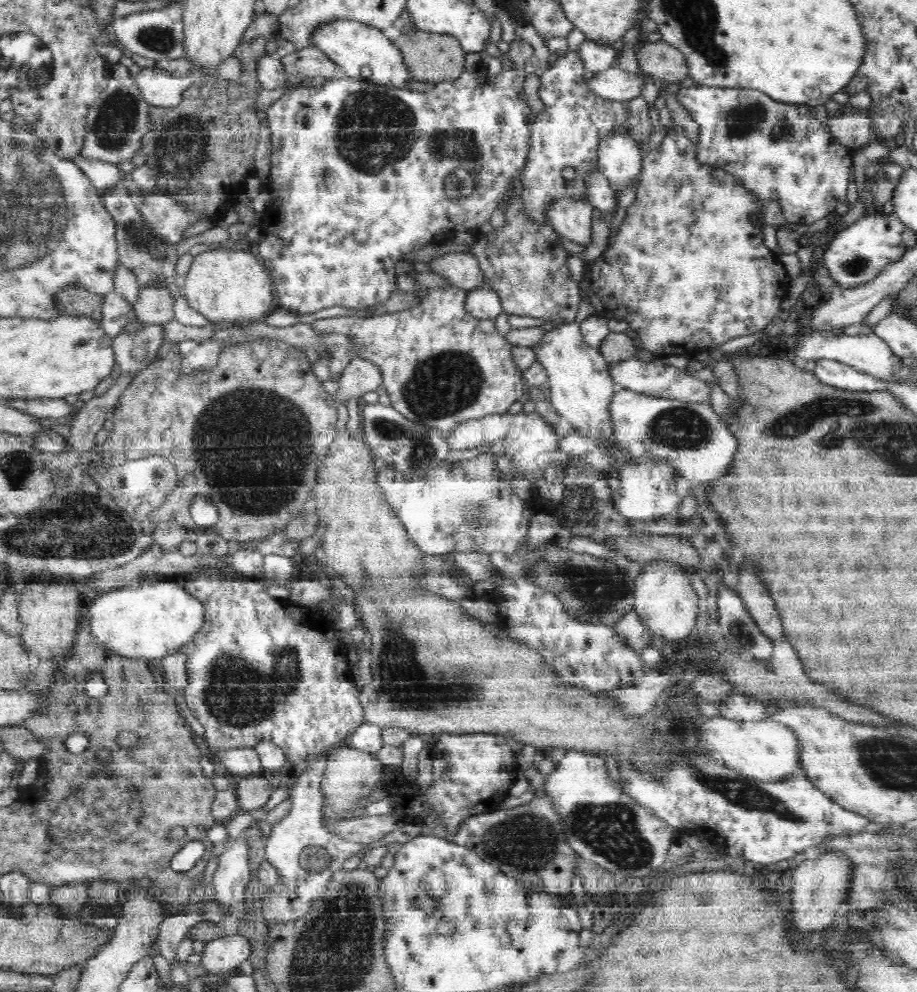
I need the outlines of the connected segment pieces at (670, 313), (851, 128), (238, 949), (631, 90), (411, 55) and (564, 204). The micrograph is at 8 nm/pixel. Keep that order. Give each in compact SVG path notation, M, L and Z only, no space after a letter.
M684 133L666 136L659 148L652 149L648 154L643 155L642 166L635 193L636 199L628 207L627 214L618 228L618 233L608 240L602 255L586 262L583 271L581 296L592 304L593 314L601 316L607 321L626 320L629 324L629 334L635 338L637 347L650 351L656 356L666 357L679 354L698 356L710 347L723 345L732 338L748 336L748 334L764 330L775 316L780 315L782 301L786 300L791 279L780 262L779 255L764 246L762 226L750 222L750 216L758 214L758 206L756 206L756 202L752 202L754 196L746 190L746 186L741 183L741 180L726 172L725 169L716 168L715 165L699 160L695 152L695 144Z
M864 112L858 114L844 114L830 116L827 123L828 133L834 137L839 144L851 150L865 146L873 140L872 120Z
M224 935L205 944L201 966L210 975L225 974L238 968L251 955L251 946L246 936Z
M617 66L593 75L591 82L592 93L607 98L607 100L628 101L641 97L646 76L631 74Z
M416 30L410 34L401 34L394 41L403 53L416 82L442 83L457 80L464 72L465 54L459 40L450 35L441 35L428 31Z
M564 199L549 209L548 223L564 239L587 246L592 242L592 222L597 215L588 203Z

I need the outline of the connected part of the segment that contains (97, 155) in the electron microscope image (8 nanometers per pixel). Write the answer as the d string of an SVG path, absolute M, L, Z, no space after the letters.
M116 66L109 72L109 82L105 92L94 101L88 114L85 114L85 144L79 158L103 160L118 164L131 160L134 152L143 146L143 138L151 131L151 106L144 101L139 85L134 84L124 66Z

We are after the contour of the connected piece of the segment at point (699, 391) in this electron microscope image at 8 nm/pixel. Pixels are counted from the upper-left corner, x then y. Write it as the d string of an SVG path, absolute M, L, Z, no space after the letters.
M637 357L628 358L618 364L610 366L610 375L615 381L617 389L632 389L634 392L647 393L650 396L671 397L672 400L696 401L697 403L706 403L706 398L710 396L710 388L688 376L682 370L676 370L672 365L658 366L654 362L648 362L648 366Z

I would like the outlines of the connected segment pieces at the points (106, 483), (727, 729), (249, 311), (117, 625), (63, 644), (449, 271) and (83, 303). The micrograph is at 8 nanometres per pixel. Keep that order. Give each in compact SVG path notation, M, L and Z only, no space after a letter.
M147 456L138 460L131 460L124 463L122 467L108 467L97 469L96 465L87 463L85 472L92 477L92 480L111 494L113 501L125 510L132 519L142 521L156 514L157 510L169 492L176 489L177 474L174 465L163 456Z
M724 717L711 718L702 726L700 743L708 751L719 754L721 761L732 770L736 770L759 781L780 782L796 774L802 774L800 759L800 740L798 733L792 732L786 724L772 720L733 721Z
M245 247L203 251L193 257L182 285L182 294L190 308L212 322L246 324L263 321L276 308L272 279L264 263Z
M167 578L148 586L123 587L90 595L84 607L88 610L92 633L111 652L136 659L163 659L174 654L207 622L207 608L184 588Z
M36 582L28 584L22 590L22 600L19 600L20 623L22 623L20 643L24 648L34 650L41 662L50 658L61 658L64 661L70 655L75 636L80 626L82 609L76 584L46 584Z
M455 252L429 261L431 272L440 274L452 287L471 291L485 284L486 275L474 253Z
M77 285L68 286L55 296L58 310L72 315L90 315L96 321L102 320L101 308L103 295L93 293Z

